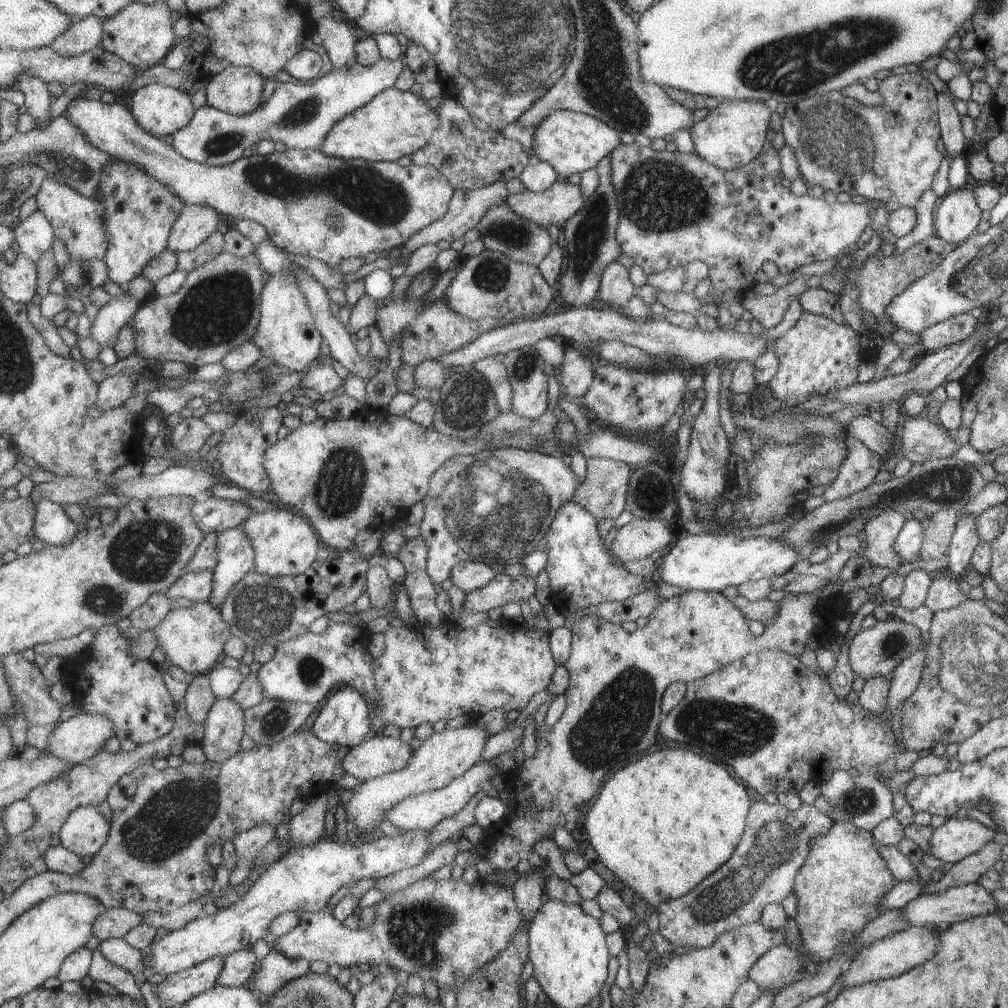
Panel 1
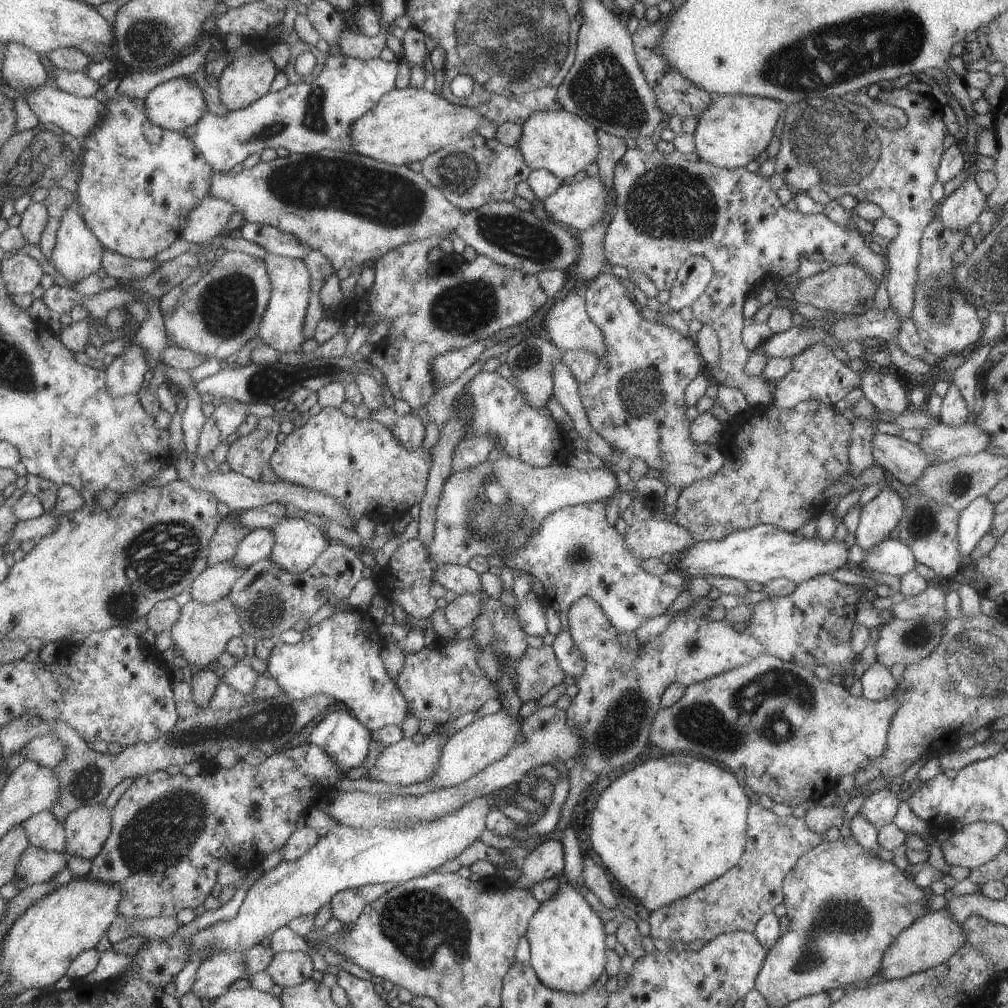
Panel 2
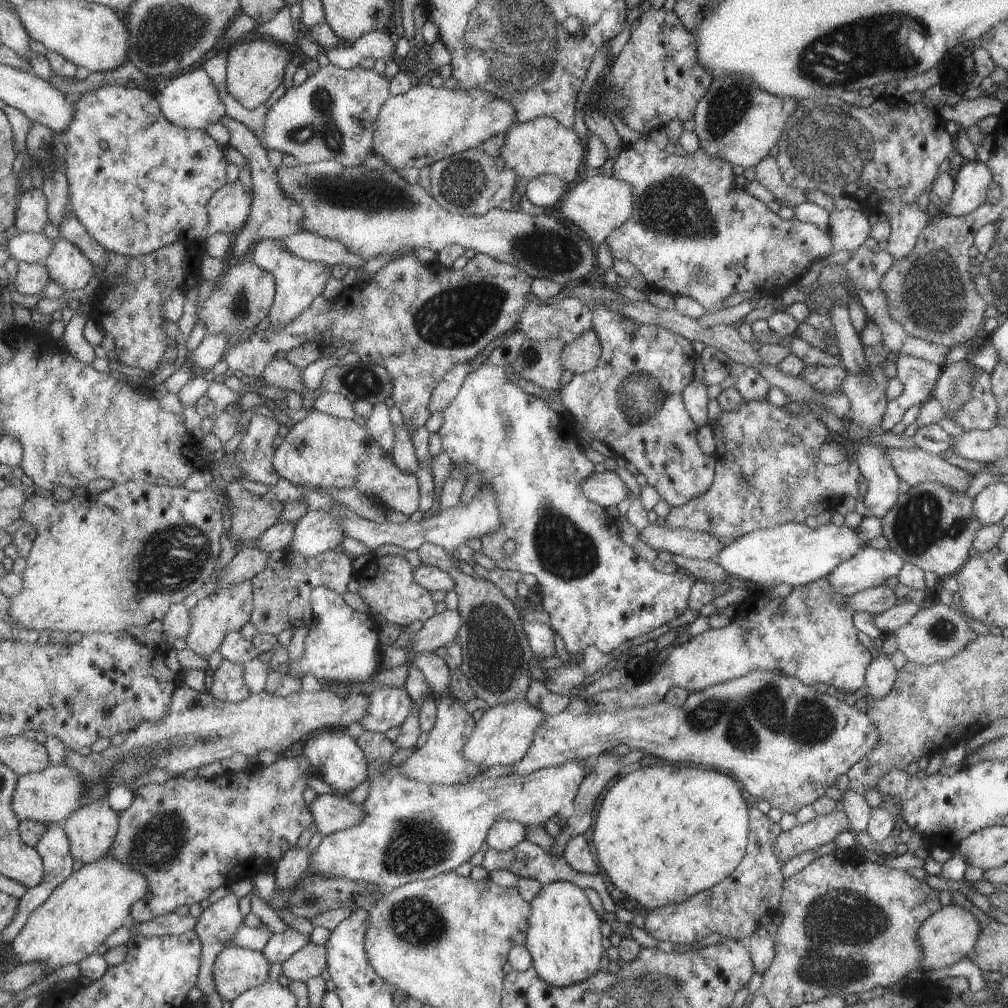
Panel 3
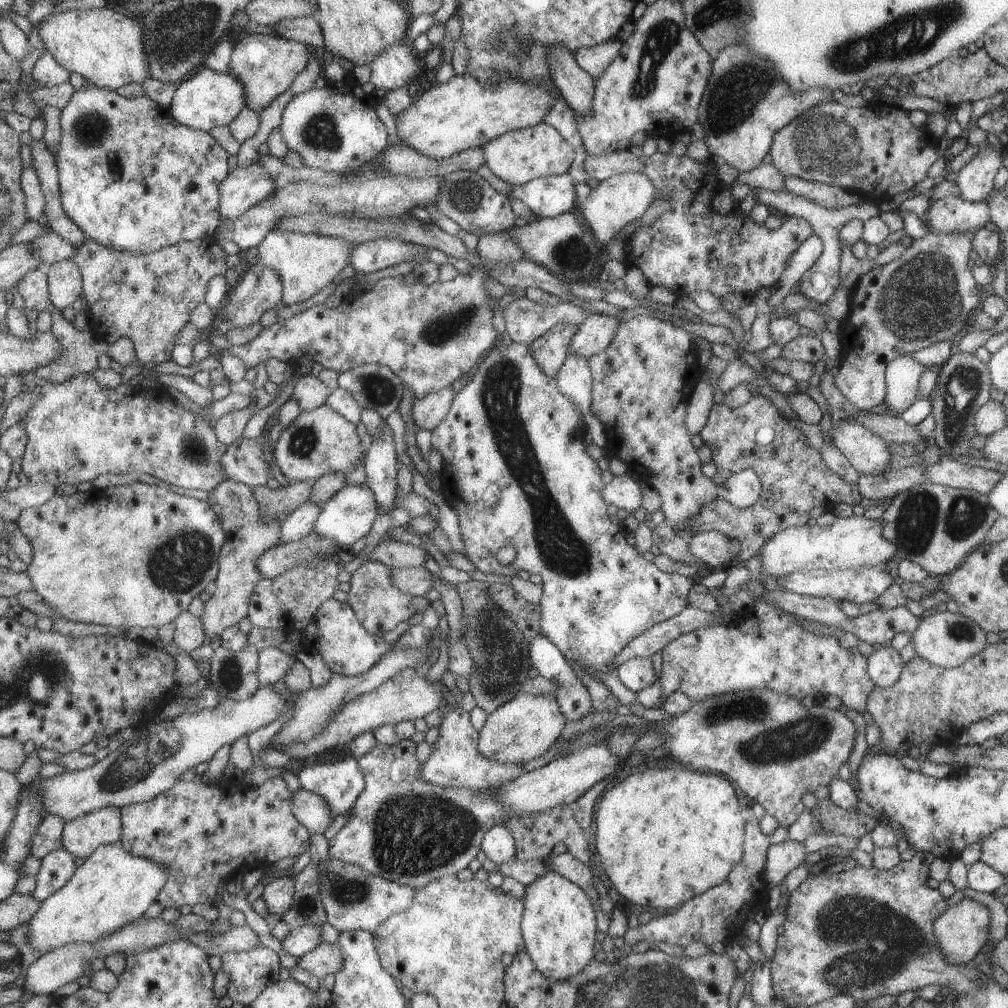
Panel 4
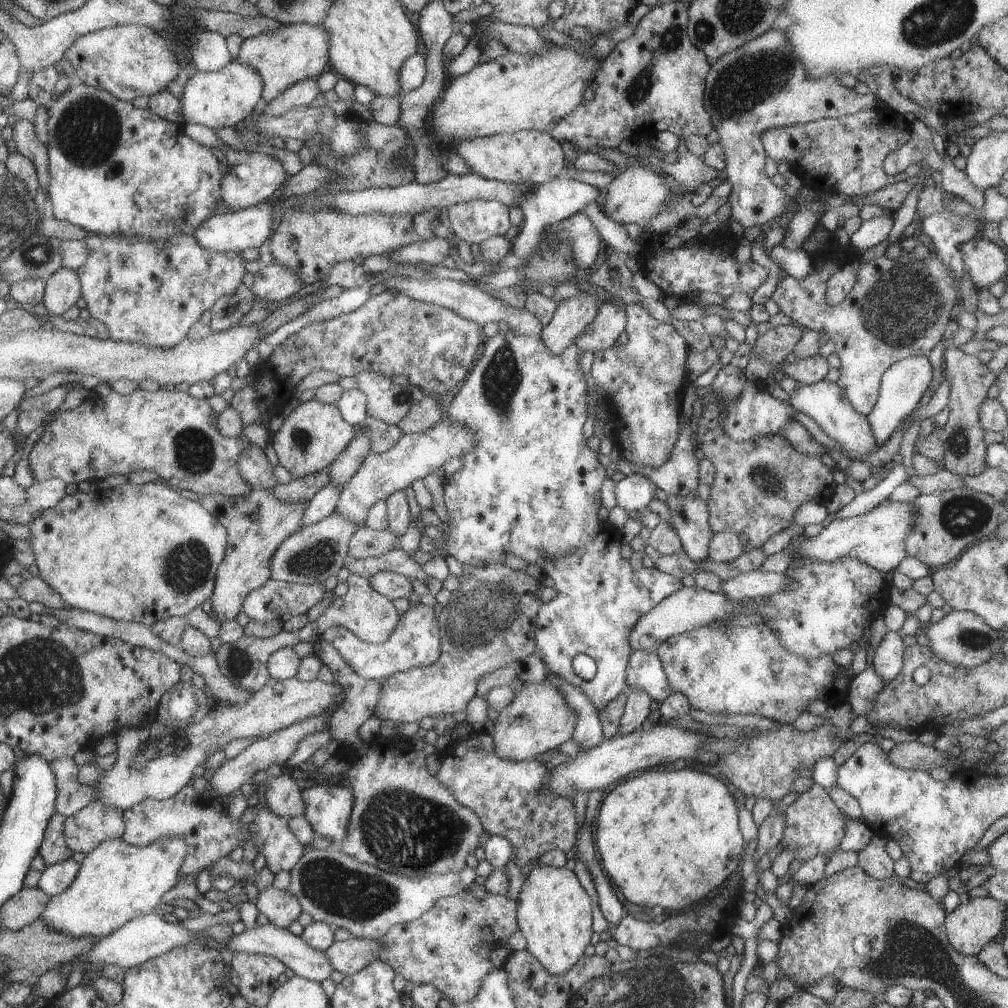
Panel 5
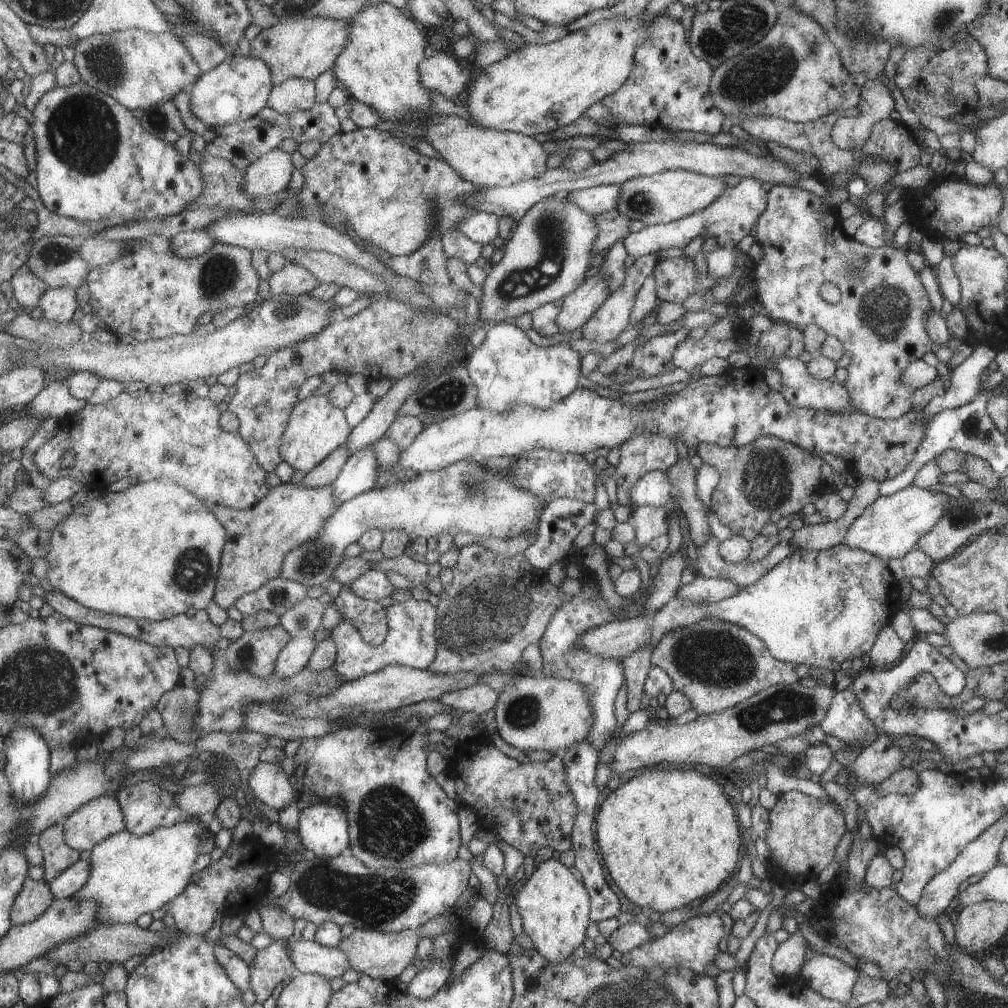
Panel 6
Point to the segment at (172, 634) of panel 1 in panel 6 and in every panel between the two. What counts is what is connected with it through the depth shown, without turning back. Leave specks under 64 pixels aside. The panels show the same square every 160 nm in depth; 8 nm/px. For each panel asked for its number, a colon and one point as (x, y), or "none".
2: (201, 632)
3: (214, 617)
4: (247, 535)
5: (257, 524)
6: (259, 537)

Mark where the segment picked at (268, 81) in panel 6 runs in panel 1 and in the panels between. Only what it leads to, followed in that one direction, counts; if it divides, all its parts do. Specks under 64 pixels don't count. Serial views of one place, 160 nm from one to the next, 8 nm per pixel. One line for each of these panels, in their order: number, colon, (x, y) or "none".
1: (161, 110)
2: (175, 104)
3: (189, 100)
4: (207, 99)
5: (222, 98)

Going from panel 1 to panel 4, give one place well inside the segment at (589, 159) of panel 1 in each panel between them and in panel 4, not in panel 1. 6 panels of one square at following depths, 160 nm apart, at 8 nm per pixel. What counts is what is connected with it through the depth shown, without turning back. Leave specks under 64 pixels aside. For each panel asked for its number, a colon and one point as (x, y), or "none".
2: (563, 143)
3: (541, 146)
4: (516, 157)

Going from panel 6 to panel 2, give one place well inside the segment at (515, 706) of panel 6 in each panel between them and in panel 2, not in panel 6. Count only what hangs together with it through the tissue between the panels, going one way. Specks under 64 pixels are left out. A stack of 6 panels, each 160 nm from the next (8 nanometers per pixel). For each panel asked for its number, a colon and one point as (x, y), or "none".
2: (486, 739)
3: (501, 736)
4: (518, 730)
5: (537, 718)

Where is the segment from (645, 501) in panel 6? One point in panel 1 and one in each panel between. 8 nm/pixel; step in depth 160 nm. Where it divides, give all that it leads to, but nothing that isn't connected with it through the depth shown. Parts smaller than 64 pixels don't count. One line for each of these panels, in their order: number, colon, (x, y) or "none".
1: (496, 506)
2: (491, 510)
3: (605, 489)
4: (623, 491)
5: (633, 492)

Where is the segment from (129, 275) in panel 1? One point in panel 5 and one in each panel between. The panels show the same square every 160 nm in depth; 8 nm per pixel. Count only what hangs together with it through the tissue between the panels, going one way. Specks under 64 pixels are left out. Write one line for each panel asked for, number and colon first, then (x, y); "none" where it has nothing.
2: (140, 181)
3: (138, 183)
4: (134, 179)
5: (115, 169)

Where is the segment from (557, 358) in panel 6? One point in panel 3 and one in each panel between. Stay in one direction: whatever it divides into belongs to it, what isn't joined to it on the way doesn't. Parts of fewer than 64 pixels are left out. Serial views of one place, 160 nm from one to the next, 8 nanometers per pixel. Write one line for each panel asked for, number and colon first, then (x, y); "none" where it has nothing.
3: (597, 591)
4: (516, 471)
5: (530, 486)

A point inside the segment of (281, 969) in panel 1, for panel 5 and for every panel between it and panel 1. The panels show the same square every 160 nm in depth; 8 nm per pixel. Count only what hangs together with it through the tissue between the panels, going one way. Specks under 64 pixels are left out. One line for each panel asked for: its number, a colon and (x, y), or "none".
2: (288, 968)
3: (309, 961)
4: (326, 958)
5: (347, 956)

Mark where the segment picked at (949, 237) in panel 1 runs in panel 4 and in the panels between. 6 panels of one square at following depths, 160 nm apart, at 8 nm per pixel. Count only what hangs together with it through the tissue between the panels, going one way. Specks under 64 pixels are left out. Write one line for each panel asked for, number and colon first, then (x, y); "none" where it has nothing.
2: (960, 208)
3: (971, 180)
4: (974, 180)

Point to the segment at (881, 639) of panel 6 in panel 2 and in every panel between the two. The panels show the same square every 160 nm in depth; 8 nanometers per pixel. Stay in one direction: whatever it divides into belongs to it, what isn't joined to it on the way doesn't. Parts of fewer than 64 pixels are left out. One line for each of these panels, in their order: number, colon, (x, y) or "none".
2: (877, 683)
3: (880, 676)
4: (884, 665)
5: (886, 658)

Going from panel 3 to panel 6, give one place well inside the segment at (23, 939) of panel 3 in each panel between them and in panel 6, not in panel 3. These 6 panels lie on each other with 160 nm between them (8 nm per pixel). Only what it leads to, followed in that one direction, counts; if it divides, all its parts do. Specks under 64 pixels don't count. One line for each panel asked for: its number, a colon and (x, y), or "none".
4: (112, 888)
5: (118, 882)
6: (131, 875)

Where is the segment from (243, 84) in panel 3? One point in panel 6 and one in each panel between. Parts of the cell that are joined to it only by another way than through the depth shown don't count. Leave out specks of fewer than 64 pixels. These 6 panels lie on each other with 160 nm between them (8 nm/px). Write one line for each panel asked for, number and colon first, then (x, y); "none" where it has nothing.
4: (265, 64)
5: (288, 53)
6: (305, 48)

